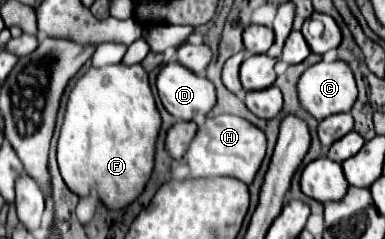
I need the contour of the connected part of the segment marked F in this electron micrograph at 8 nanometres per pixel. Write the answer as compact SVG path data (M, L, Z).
M141 65L91 67L71 89L59 135L57 161L63 181L79 197L97 193L107 209L131 205L153 173L159 129L161 115Z

